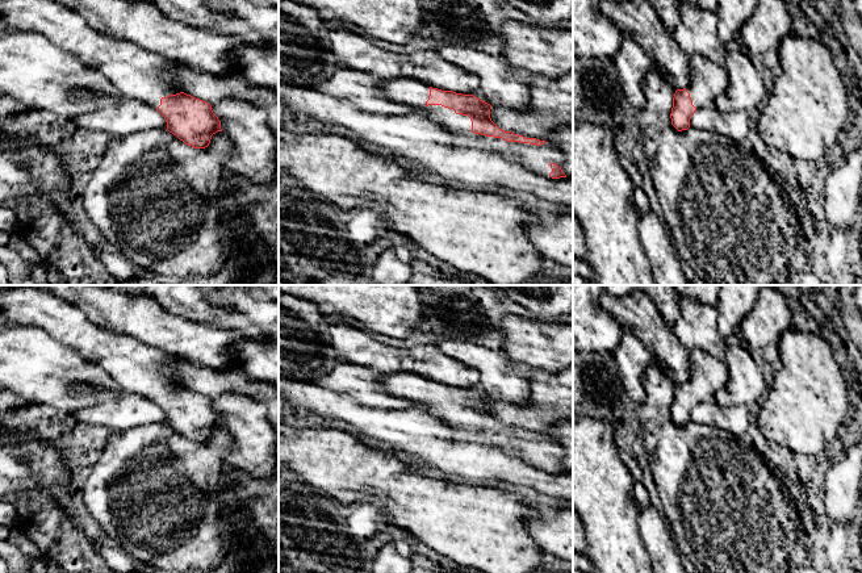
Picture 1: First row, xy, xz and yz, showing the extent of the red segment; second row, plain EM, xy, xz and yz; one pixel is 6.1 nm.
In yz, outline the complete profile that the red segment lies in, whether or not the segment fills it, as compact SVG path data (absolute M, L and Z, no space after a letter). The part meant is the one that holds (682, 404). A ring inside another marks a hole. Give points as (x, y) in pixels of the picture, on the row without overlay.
M690 351L690 378L677 384L673 392L670 407L671 419L678 424L690 422L690 413L696 403L715 400L715 394L725 386L729 376L723 360L706 351Z

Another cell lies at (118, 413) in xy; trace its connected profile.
M76 386L96 401L72 414L79 422L105 426L112 431L127 431L151 423L167 423L164 411L152 401L137 394L116 396L91 386Z

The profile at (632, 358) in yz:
M625 329L612 356L625 392L637 406L643 405L645 402L643 375L654 361L653 355L629 329Z

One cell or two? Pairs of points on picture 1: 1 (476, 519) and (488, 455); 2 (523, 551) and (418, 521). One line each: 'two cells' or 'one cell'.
1: two cells
2: one cell

